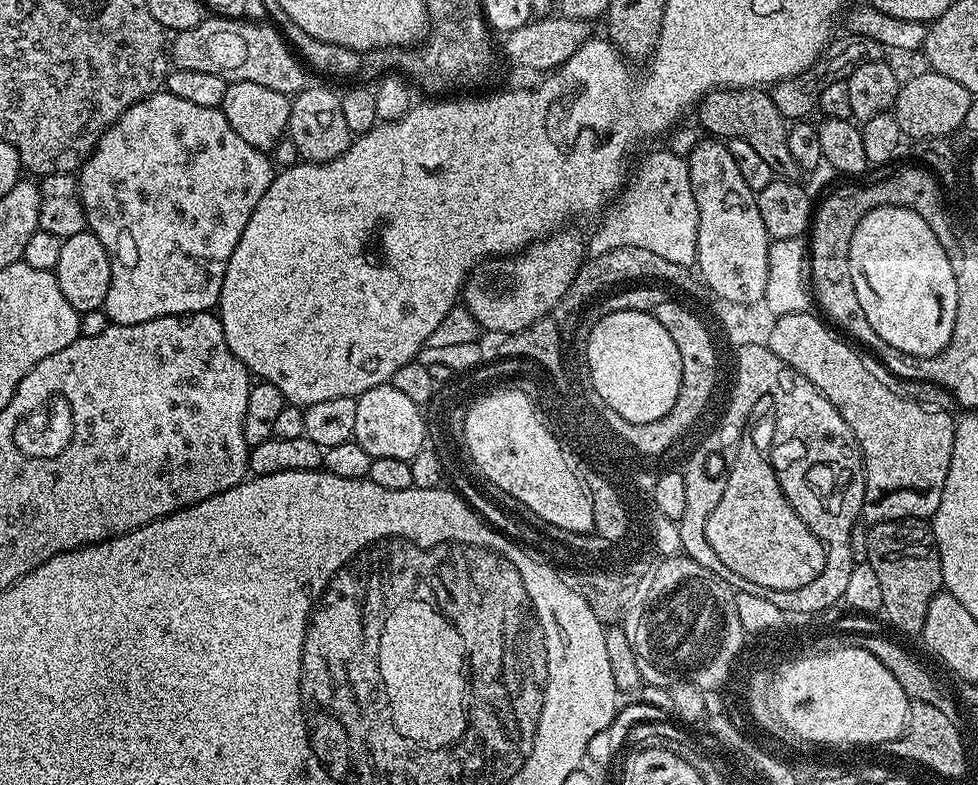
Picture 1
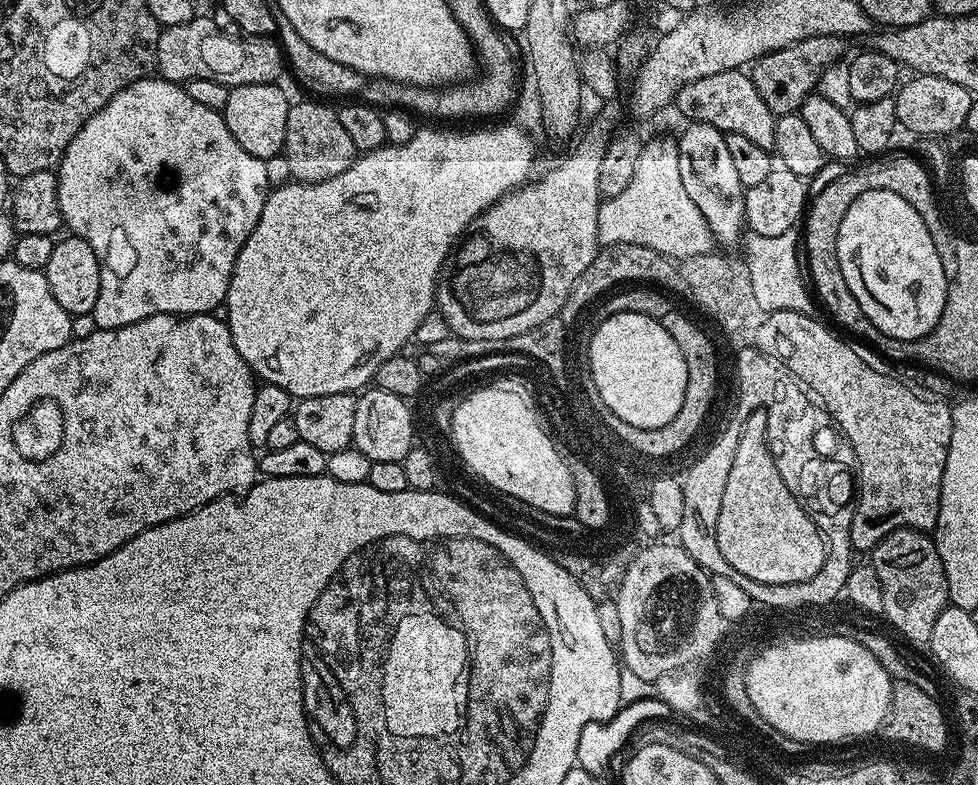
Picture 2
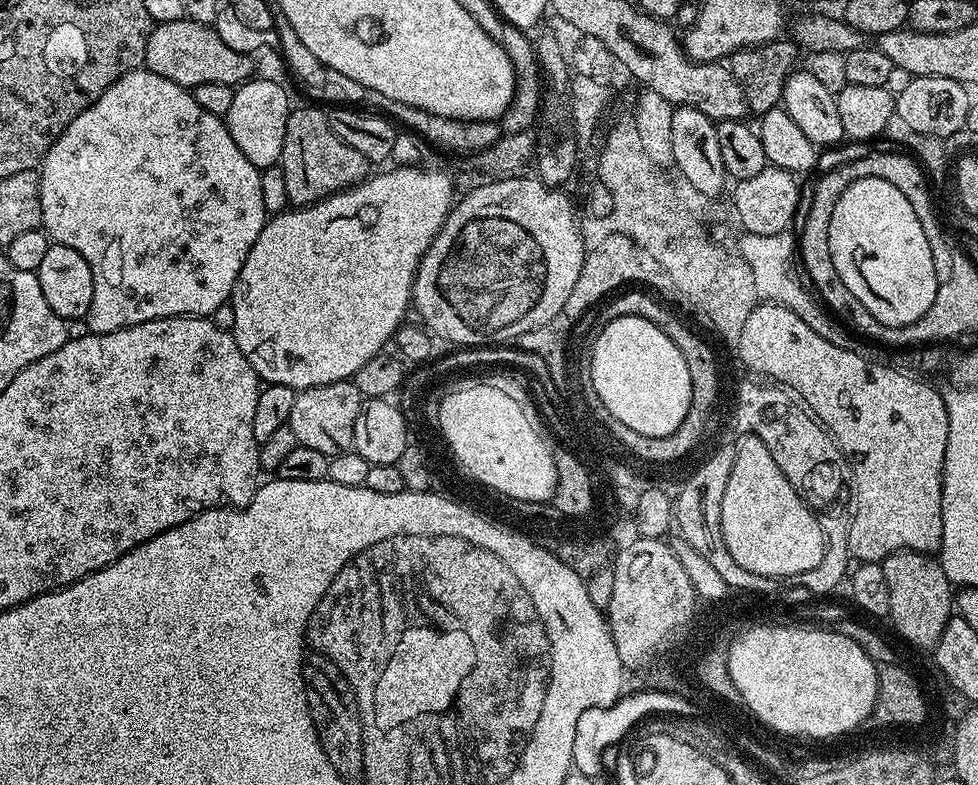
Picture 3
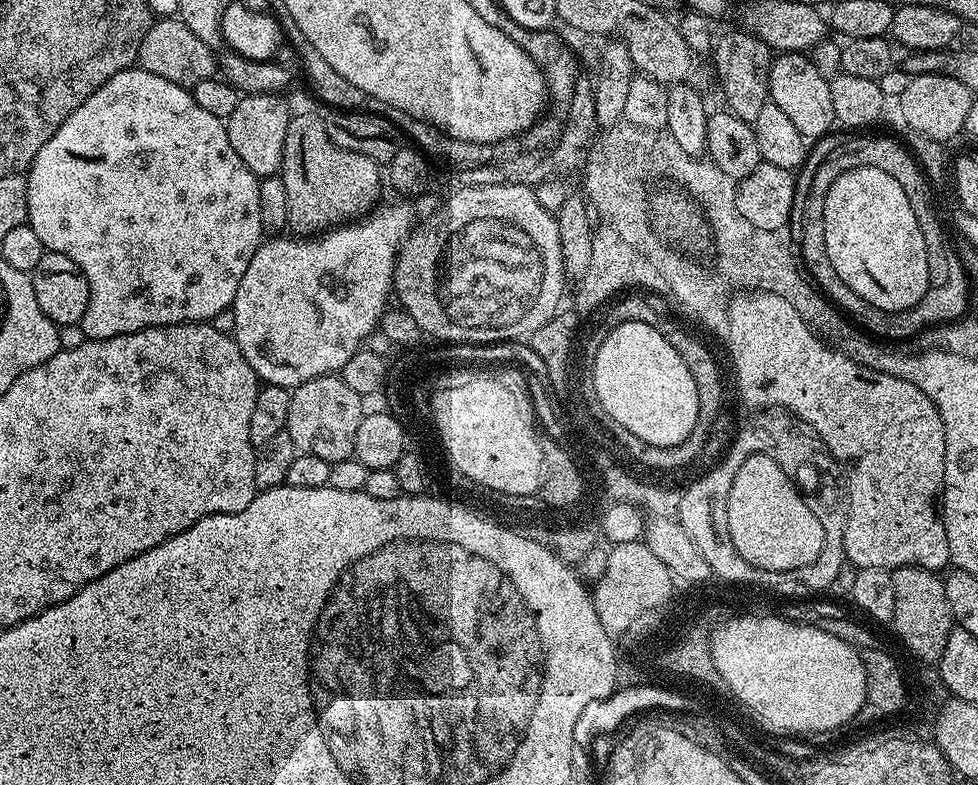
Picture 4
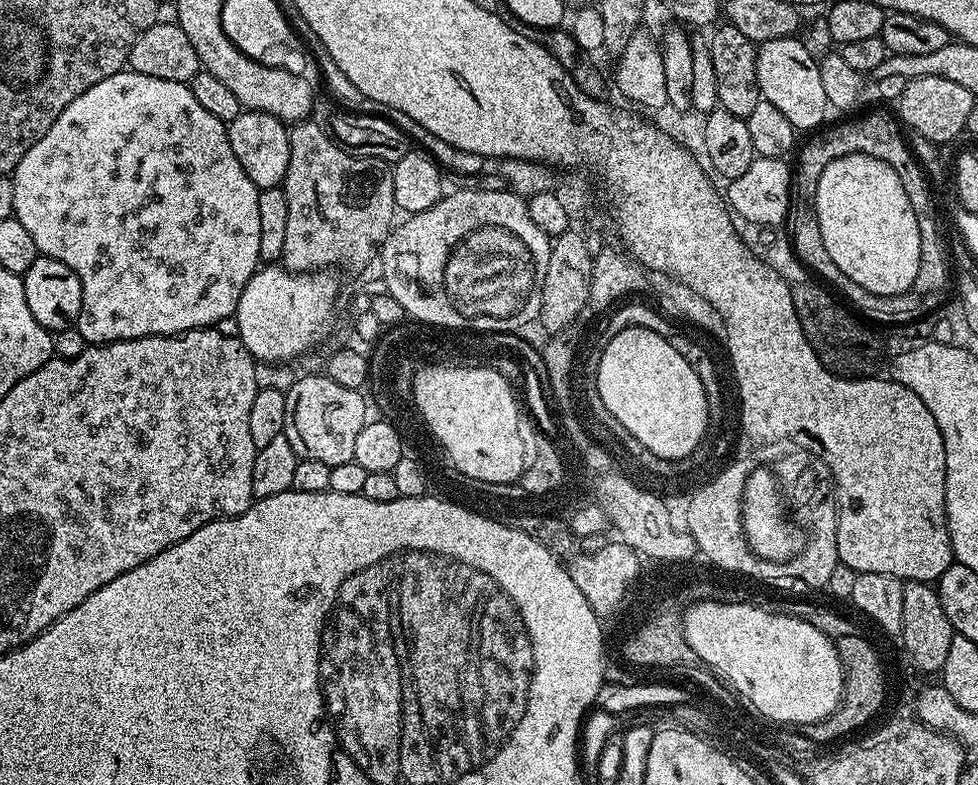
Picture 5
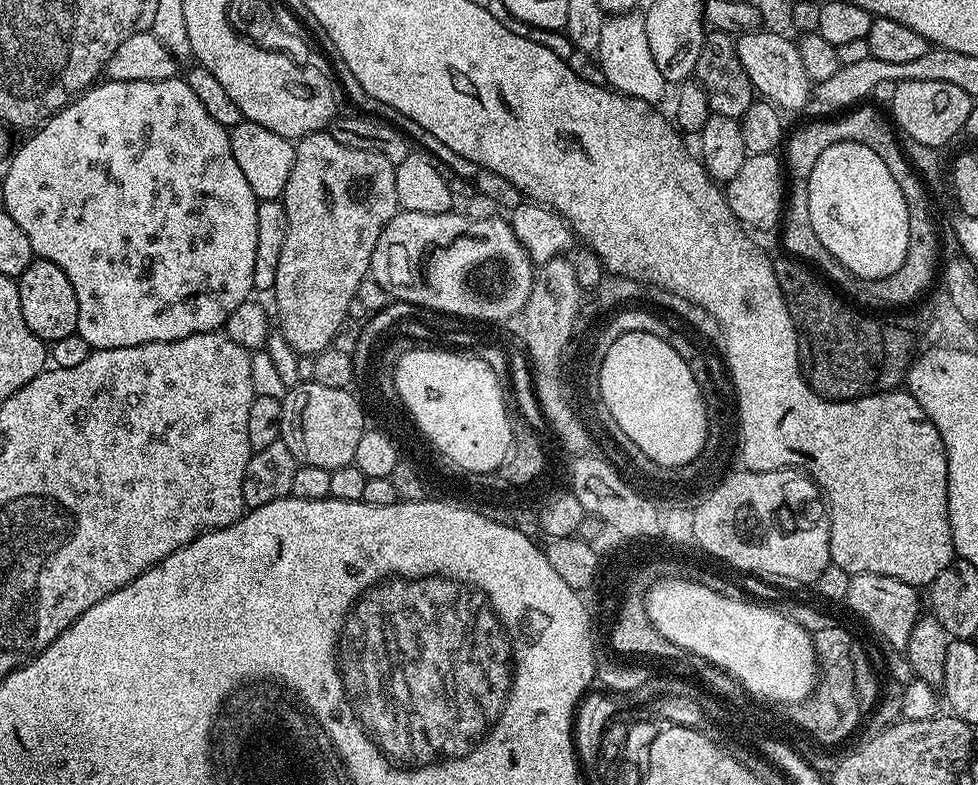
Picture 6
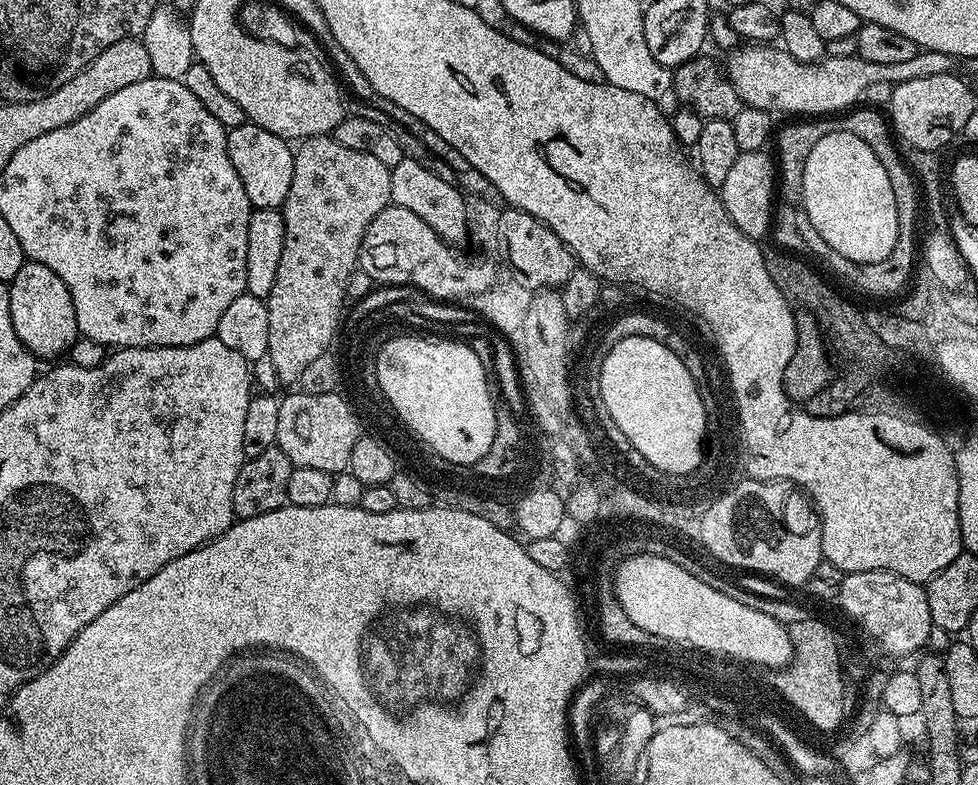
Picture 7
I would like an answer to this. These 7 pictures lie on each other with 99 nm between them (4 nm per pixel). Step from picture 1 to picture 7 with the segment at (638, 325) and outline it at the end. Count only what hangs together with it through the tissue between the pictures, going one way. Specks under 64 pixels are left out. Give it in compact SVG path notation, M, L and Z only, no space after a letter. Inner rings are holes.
M627 336L617 342L602 362L600 384L602 396L608 399L610 414L616 415L618 430L630 438L634 448L646 458L646 462L658 470L684 475L694 471L705 456L707 416L703 400L696 389L694 378L686 367L669 350L664 341L651 336Z

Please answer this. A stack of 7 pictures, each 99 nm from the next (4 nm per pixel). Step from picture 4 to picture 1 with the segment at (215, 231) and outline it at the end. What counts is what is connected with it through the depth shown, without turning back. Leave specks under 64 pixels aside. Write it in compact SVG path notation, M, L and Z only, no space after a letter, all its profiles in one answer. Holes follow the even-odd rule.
M167 90L155 92L153 96L147 96L145 100L140 100L134 106L127 108L116 120L116 123L111 124L106 129L104 137L96 143L96 149L93 150L91 156L84 161L84 165L80 167L78 173L80 201L82 202L84 213L88 219L87 231L93 232L98 238L98 242L102 242L102 246L106 246L106 254L110 258L110 290L106 290L106 302L102 309L103 315L108 315L109 317L107 319L114 324L137 324L138 322L150 322L154 318L162 318L163 316L186 316L190 312L212 312L220 303L222 282L226 278L226 266L230 262L230 254L234 254L234 246L238 246L238 238L242 238L242 230L246 230L246 222L250 222L250 214L254 214L254 206L258 206L262 194L266 194L266 190L270 190L270 182L272 181L273 175L274 164L270 159L269 153L263 148L250 146L250 142L245 142L245 140L235 132L234 126L230 126L230 122L226 122L226 118L220 108L194 106L191 102L186 102L182 98L174 98L174 94L170 94Z

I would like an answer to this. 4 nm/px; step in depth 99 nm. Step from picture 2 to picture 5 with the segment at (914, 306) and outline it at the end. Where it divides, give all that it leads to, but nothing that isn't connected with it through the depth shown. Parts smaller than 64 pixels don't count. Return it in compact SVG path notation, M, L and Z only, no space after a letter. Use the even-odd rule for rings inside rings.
M846 154L842 158L834 158L834 162L822 170L822 178L818 178L814 199L818 226L822 226L822 242L830 258L834 258L838 270L842 270L850 282L858 282L862 292L875 296L897 296L912 292L920 265L920 223L892 167L866 154Z

